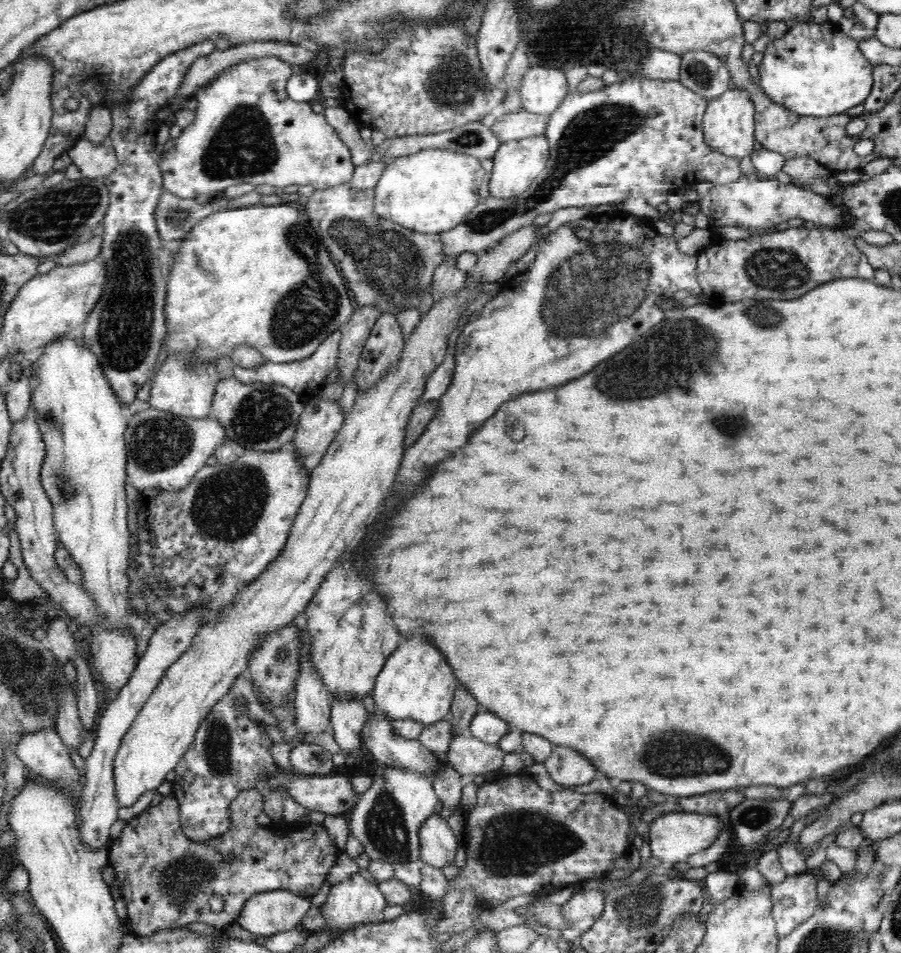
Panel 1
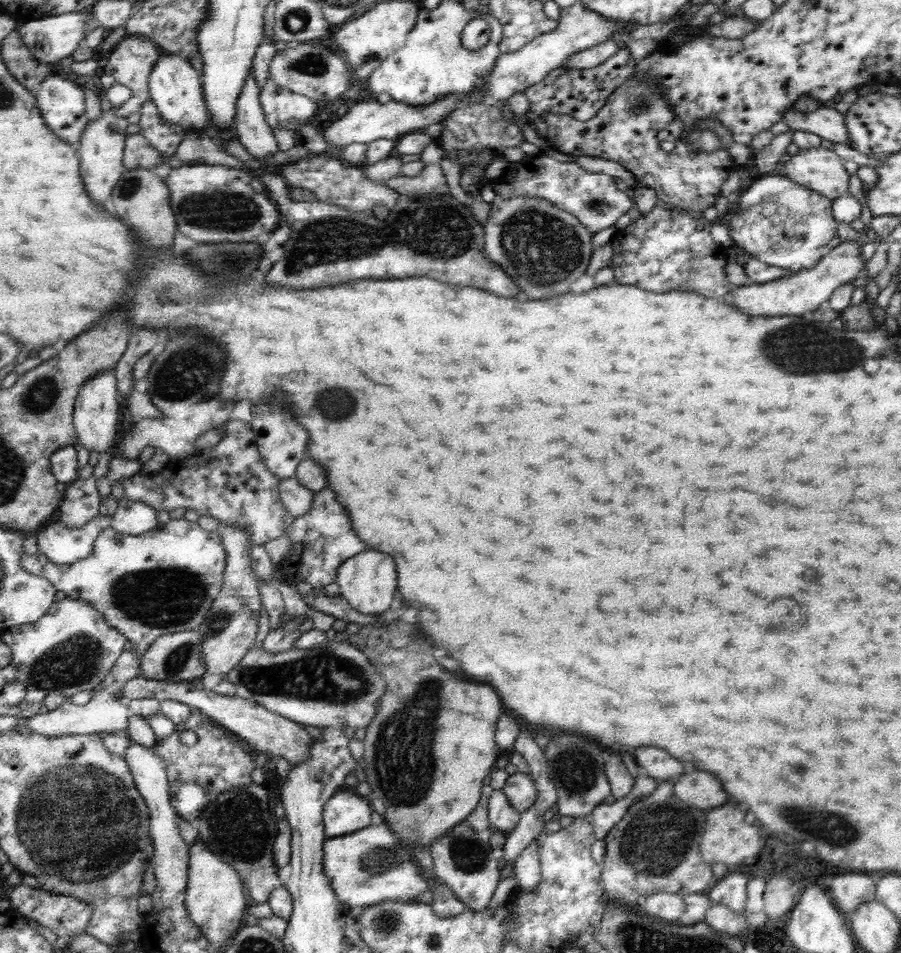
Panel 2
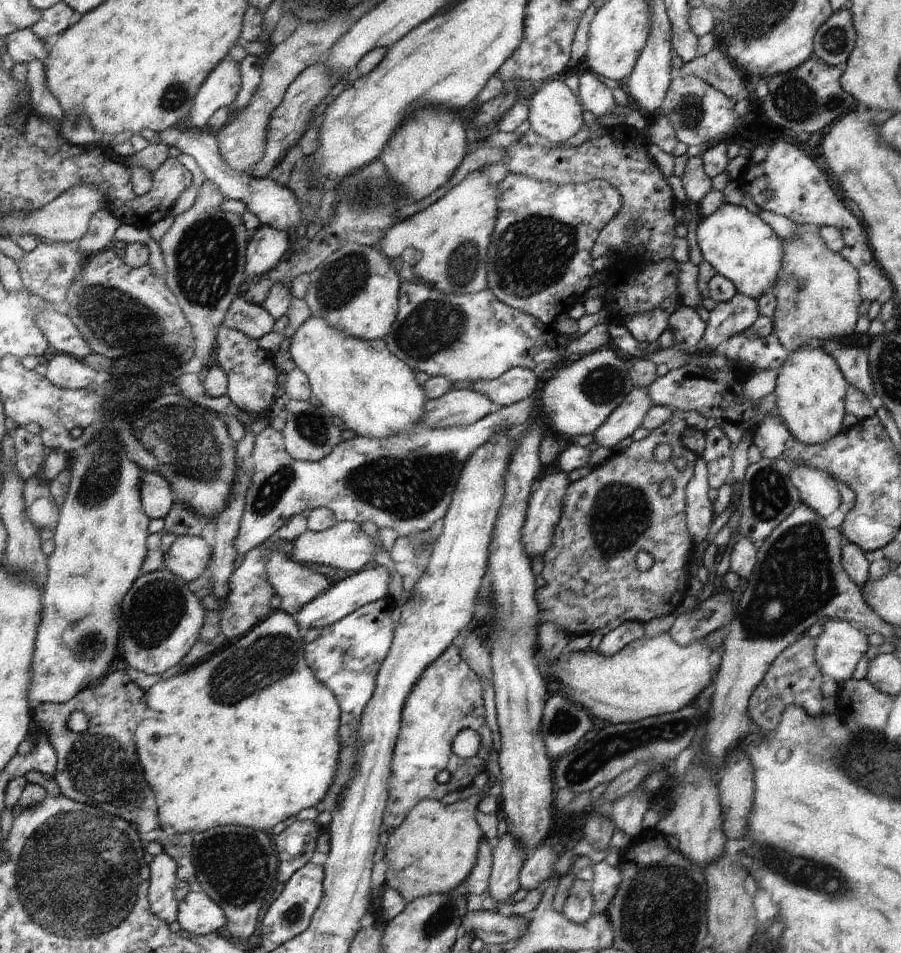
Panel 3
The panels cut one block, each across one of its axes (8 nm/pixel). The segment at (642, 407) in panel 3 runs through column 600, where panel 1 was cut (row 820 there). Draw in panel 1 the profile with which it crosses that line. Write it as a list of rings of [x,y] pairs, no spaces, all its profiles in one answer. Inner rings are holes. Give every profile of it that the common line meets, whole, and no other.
[[[432,814],[420,828],[420,852],[422,852],[422,864],[430,864],[438,870],[442,870],[448,862],[454,864],[458,840],[448,826],[448,822]]]

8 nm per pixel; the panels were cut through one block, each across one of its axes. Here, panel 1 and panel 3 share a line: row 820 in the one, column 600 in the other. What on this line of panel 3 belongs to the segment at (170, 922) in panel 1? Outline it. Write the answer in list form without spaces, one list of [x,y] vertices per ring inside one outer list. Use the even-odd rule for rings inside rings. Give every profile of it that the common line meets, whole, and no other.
[[[621,126],[621,128],[603,128],[597,132],[597,136],[587,138],[581,146],[575,148],[565,148],[561,144],[547,144],[545,140],[533,144],[533,146],[521,146],[521,142],[515,142],[509,148],[499,148],[503,150],[507,156],[501,160],[501,164],[507,166],[507,170],[511,174],[517,176],[529,176],[535,178],[539,182],[555,182],[559,186],[577,186],[577,184],[587,184],[587,182],[595,182],[595,180],[603,180],[609,182],[611,186],[615,186],[621,194],[623,200],[623,208],[619,210],[619,214],[599,232],[591,256],[595,260],[595,264],[603,264],[609,266],[609,280],[605,282],[605,296],[603,300],[603,308],[609,314],[609,324],[625,324],[631,318],[635,318],[637,314],[651,314],[653,310],[663,310],[665,314],[673,314],[675,310],[679,310],[681,306],[681,296],[677,290],[677,274],[679,274],[679,266],[677,260],[673,258],[673,244],[675,244],[675,234],[677,234],[677,222],[673,220],[673,208],[675,208],[675,198],[671,194],[671,188],[667,186],[663,174],[659,172],[659,168],[655,166],[655,162],[647,156],[647,144],[645,140],[629,126]],[[605,254],[613,254],[613,260],[601,262],[601,256]]]

